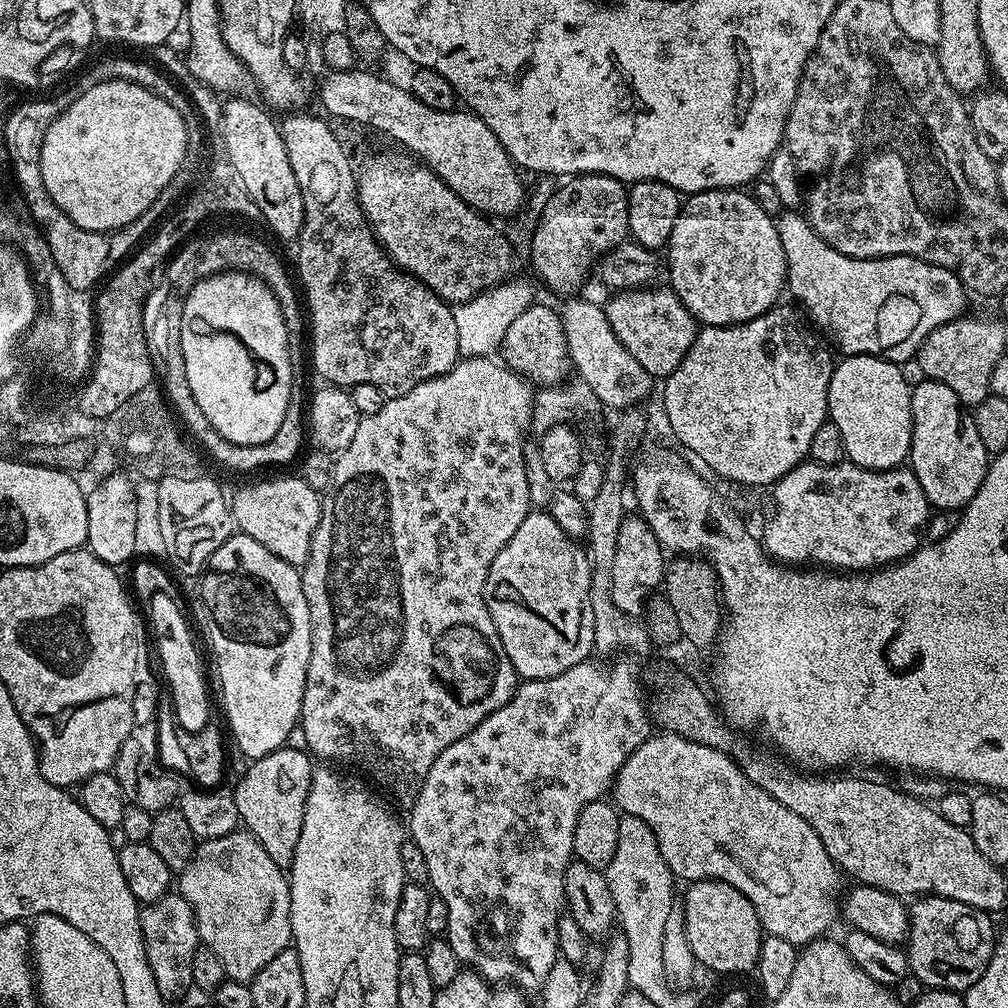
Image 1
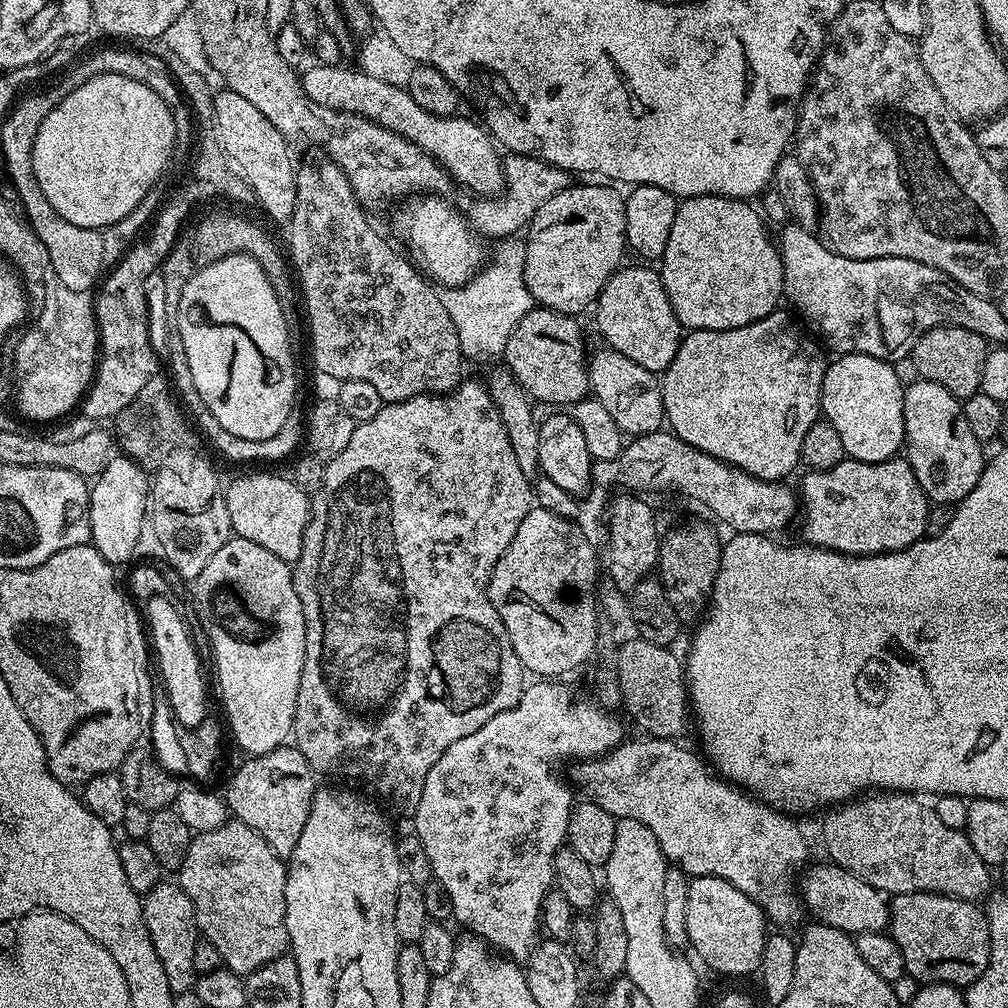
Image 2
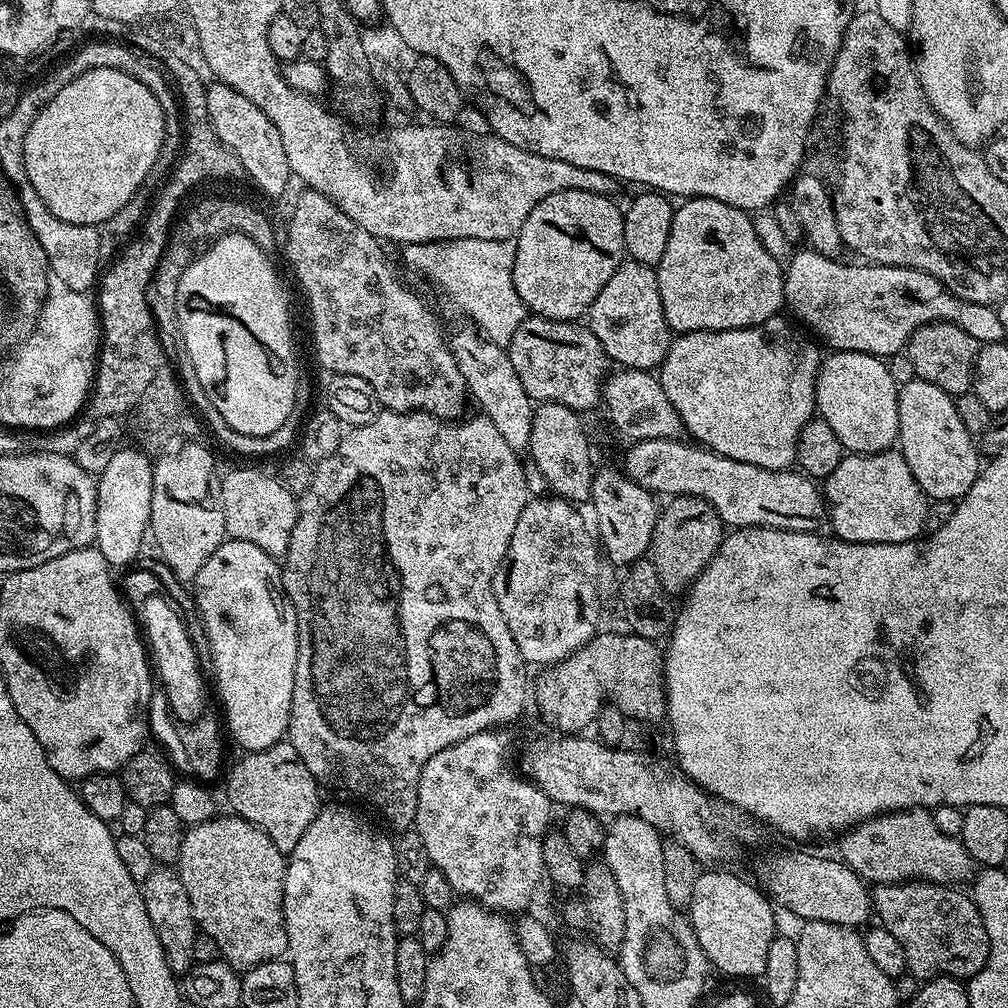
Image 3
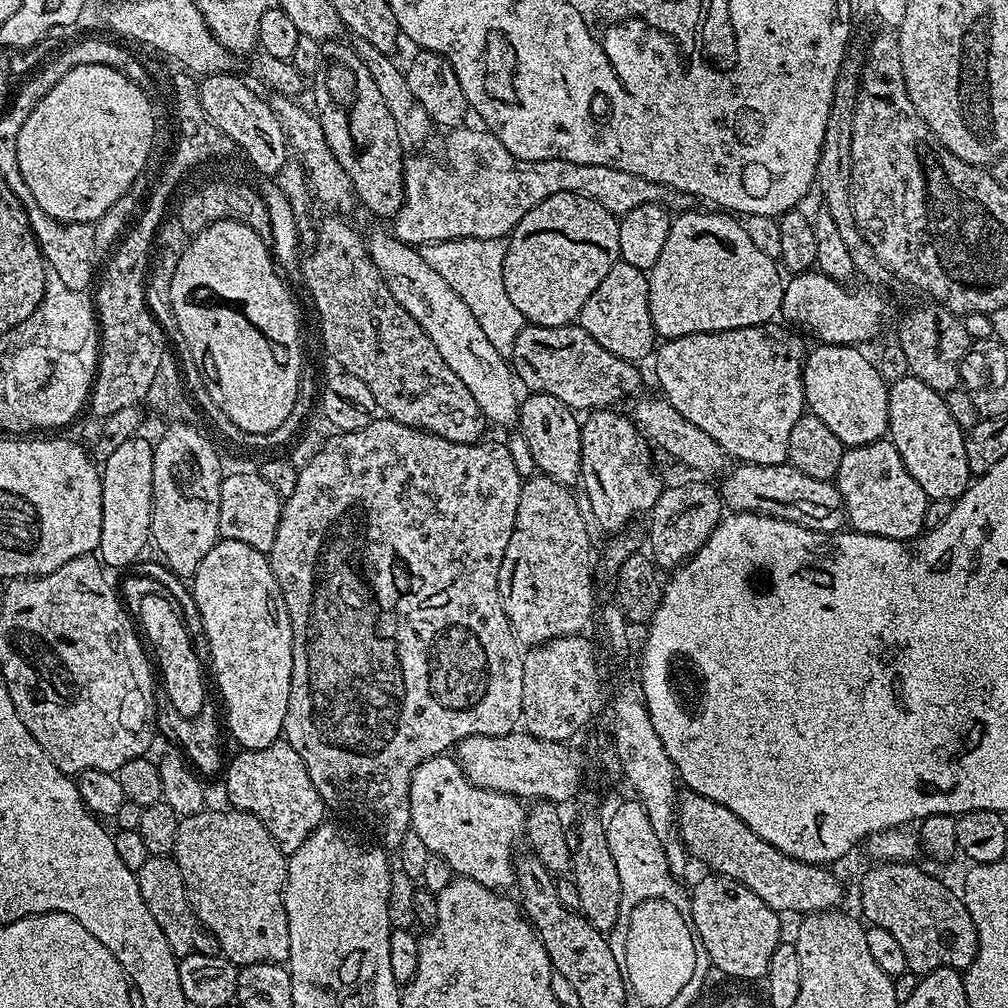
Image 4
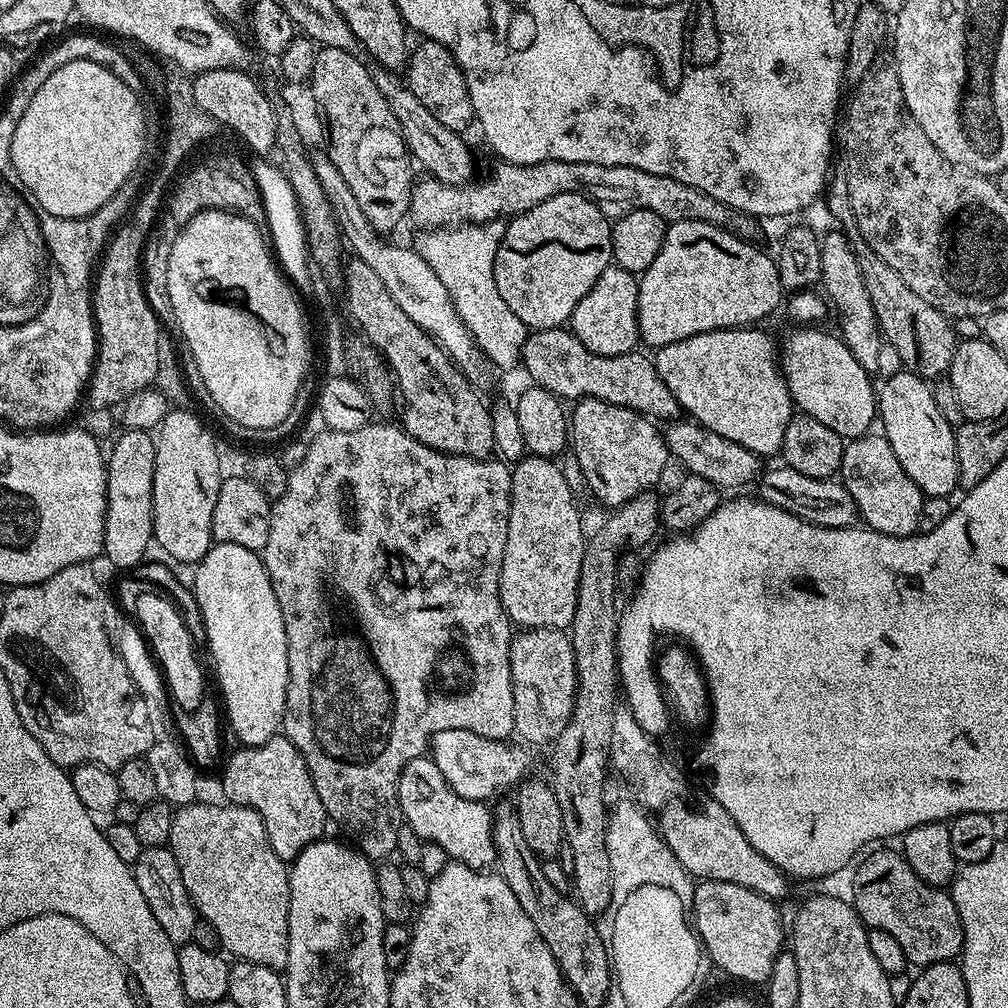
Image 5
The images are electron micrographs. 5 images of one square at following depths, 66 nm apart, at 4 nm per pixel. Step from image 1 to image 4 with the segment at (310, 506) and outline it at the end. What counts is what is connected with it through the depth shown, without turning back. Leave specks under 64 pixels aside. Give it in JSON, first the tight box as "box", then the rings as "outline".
{"box":[218,471,282,554],"outline":[[[259,471],[232,472],[220,481],[220,497],[218,498],[218,530],[221,537],[234,542],[246,542],[254,546],[254,550],[265,554],[272,551],[274,536],[278,534],[278,522],[282,498],[260,476]]]}

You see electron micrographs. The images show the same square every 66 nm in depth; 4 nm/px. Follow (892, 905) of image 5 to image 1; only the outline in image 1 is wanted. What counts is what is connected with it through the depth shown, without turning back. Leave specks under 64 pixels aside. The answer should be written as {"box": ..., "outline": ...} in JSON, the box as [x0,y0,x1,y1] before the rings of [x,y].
{"box":[906,896,997,994],"outline":[[[921,896],[916,905],[908,908],[908,939],[906,951],[908,967],[911,975],[917,976],[924,983],[925,989],[945,988],[961,994],[967,992],[978,978],[984,976],[986,966],[992,960],[992,951],[996,948],[997,929],[992,929],[993,917],[987,912],[980,912],[974,906],[966,906],[962,902],[954,902],[941,896]]]}

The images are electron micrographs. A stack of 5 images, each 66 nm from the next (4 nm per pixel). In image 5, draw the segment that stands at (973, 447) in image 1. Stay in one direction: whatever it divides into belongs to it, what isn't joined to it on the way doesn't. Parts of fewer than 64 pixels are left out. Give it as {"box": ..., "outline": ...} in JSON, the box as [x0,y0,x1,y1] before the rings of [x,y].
{"box":[878,370,960,496],"outline":[[[902,370],[887,377],[878,388],[878,424],[890,442],[890,450],[902,462],[902,470],[914,478],[925,496],[947,496],[957,491],[960,482],[958,450],[954,426],[942,418],[934,402],[933,385],[915,372]]]}

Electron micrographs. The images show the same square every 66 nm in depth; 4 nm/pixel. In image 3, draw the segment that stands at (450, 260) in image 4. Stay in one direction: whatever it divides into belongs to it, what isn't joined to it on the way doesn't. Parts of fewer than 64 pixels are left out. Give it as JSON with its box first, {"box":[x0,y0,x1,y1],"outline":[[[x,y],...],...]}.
{"box":[415,238,526,346],"outline":[[[462,238],[461,240],[437,240],[434,244],[421,244],[415,249],[416,260],[424,267],[424,272],[469,316],[471,323],[482,333],[484,339],[493,340],[498,345],[507,346],[514,338],[514,330],[522,326],[526,309],[518,290],[514,290],[514,256],[516,241],[487,240],[486,238]]]}

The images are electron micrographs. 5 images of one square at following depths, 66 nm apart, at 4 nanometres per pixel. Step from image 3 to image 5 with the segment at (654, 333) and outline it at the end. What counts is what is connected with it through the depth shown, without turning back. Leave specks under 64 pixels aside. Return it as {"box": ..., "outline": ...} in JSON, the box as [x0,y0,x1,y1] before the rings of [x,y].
{"box":[570,262,641,356],"outline":[[[616,262],[598,274],[598,282],[594,282],[586,298],[574,306],[570,321],[570,331],[578,338],[578,342],[582,342],[582,346],[586,346],[586,350],[599,356],[621,356],[633,351],[641,343],[638,330],[639,285],[639,279]]]}

